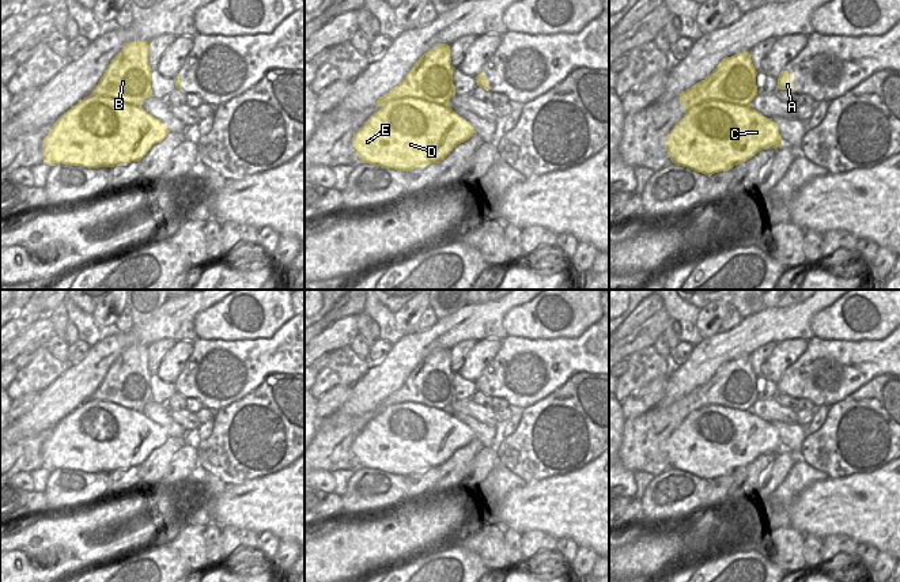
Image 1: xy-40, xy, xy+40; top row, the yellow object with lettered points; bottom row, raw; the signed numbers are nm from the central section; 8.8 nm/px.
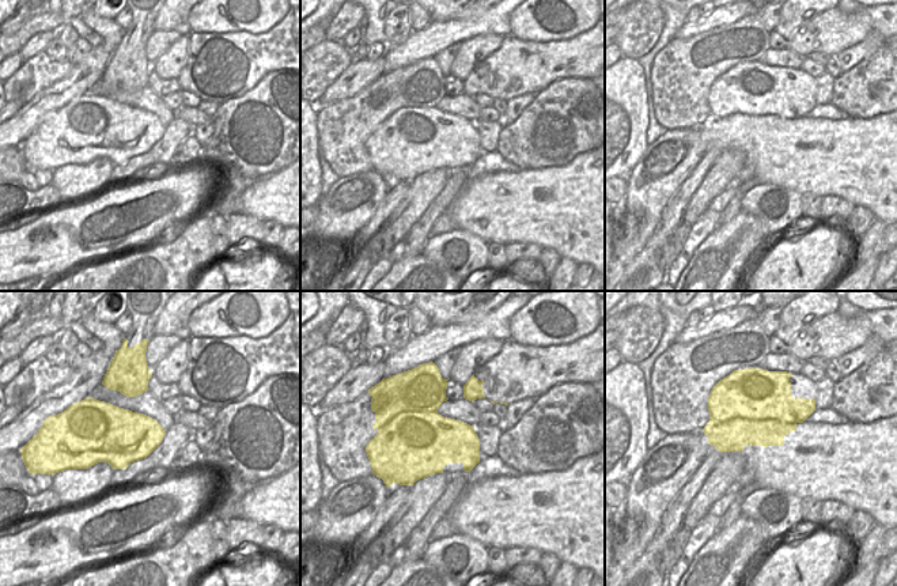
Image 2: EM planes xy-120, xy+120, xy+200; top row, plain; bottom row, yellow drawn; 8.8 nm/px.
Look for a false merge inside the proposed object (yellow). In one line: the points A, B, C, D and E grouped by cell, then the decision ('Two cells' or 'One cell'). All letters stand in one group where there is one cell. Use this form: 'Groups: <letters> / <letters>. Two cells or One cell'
Groups: A B C D E. One cell.

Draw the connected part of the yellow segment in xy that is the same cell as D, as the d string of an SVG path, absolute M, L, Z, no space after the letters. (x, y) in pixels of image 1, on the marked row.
M440 44L426 52L412 65L402 82L374 103L381 109L353 135L352 148L359 155L360 162L408 173L417 167L439 163L458 144L469 140L474 133L473 126L447 105L450 98L455 94L453 71L454 67L451 65L449 45Z

